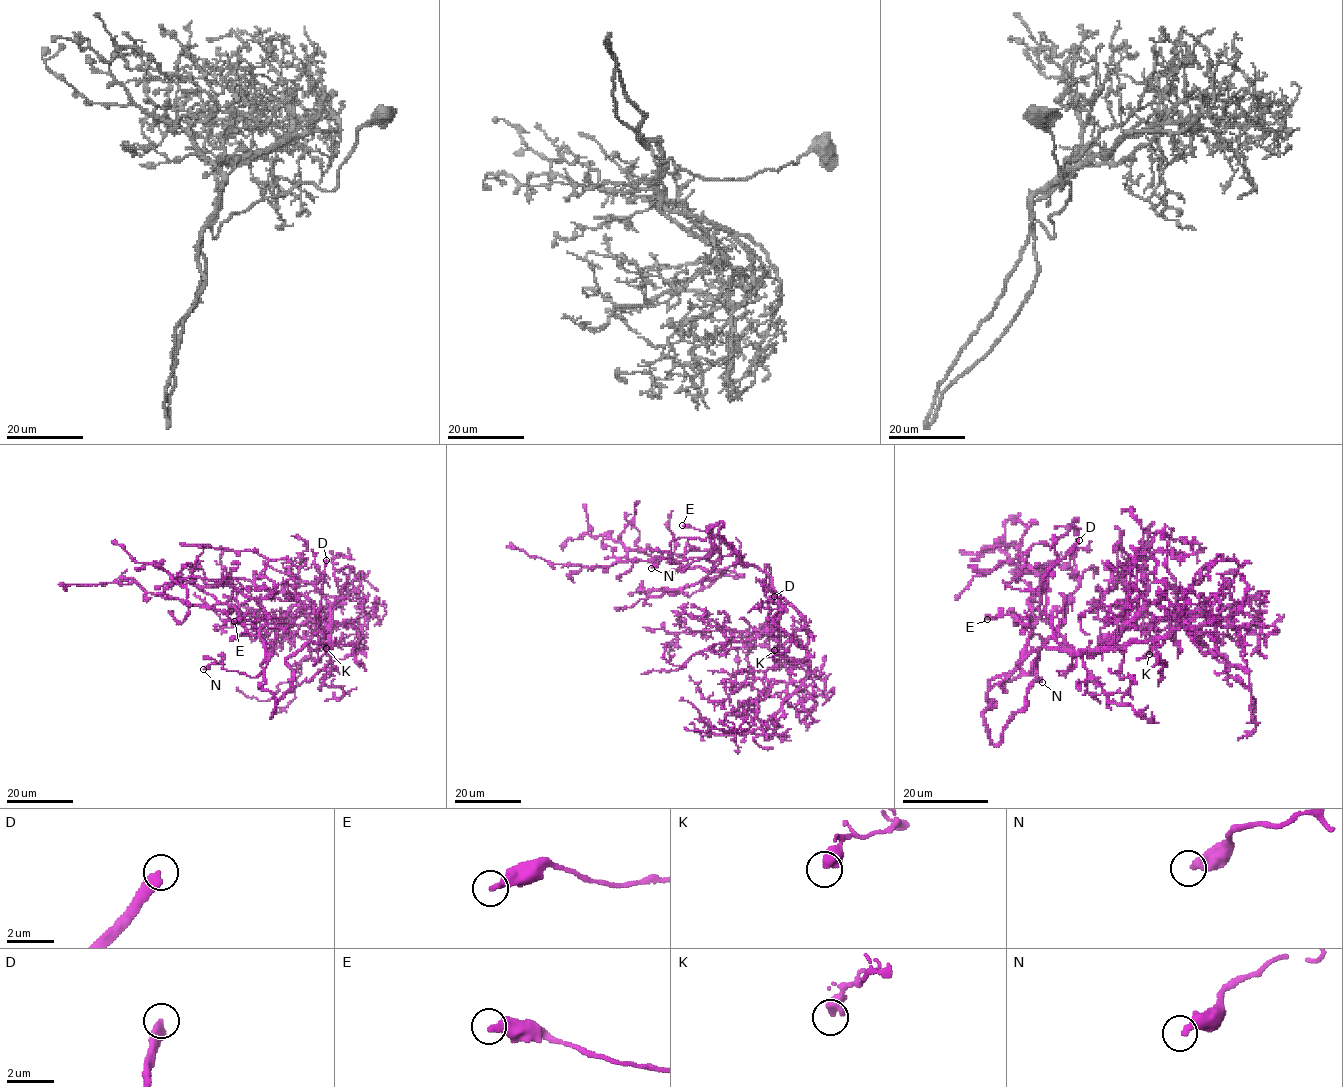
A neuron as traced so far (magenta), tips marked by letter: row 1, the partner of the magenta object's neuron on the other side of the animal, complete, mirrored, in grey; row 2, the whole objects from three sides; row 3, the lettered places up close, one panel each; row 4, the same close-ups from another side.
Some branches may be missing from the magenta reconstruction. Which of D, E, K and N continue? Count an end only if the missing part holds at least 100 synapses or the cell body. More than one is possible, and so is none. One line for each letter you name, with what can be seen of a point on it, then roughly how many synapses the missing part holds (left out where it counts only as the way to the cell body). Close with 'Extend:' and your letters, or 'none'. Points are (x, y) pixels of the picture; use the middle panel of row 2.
D: (774, 596)
Extend: D

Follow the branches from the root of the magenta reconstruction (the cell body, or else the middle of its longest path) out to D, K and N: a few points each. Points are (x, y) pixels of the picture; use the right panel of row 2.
D: (1016, 713), (1036, 677), (1038, 653), (1065, 646), (1040, 610), (1040, 582), (1079, 540)
K: (1016, 713), (1025, 706), (1043, 648), (1105, 650), (1167, 636), (1149, 654)
N: (1016, 713), (994, 744), (984, 718), (986, 693), (998, 683), (1005, 693), (1002, 684), (1028, 672), (1042, 682)

